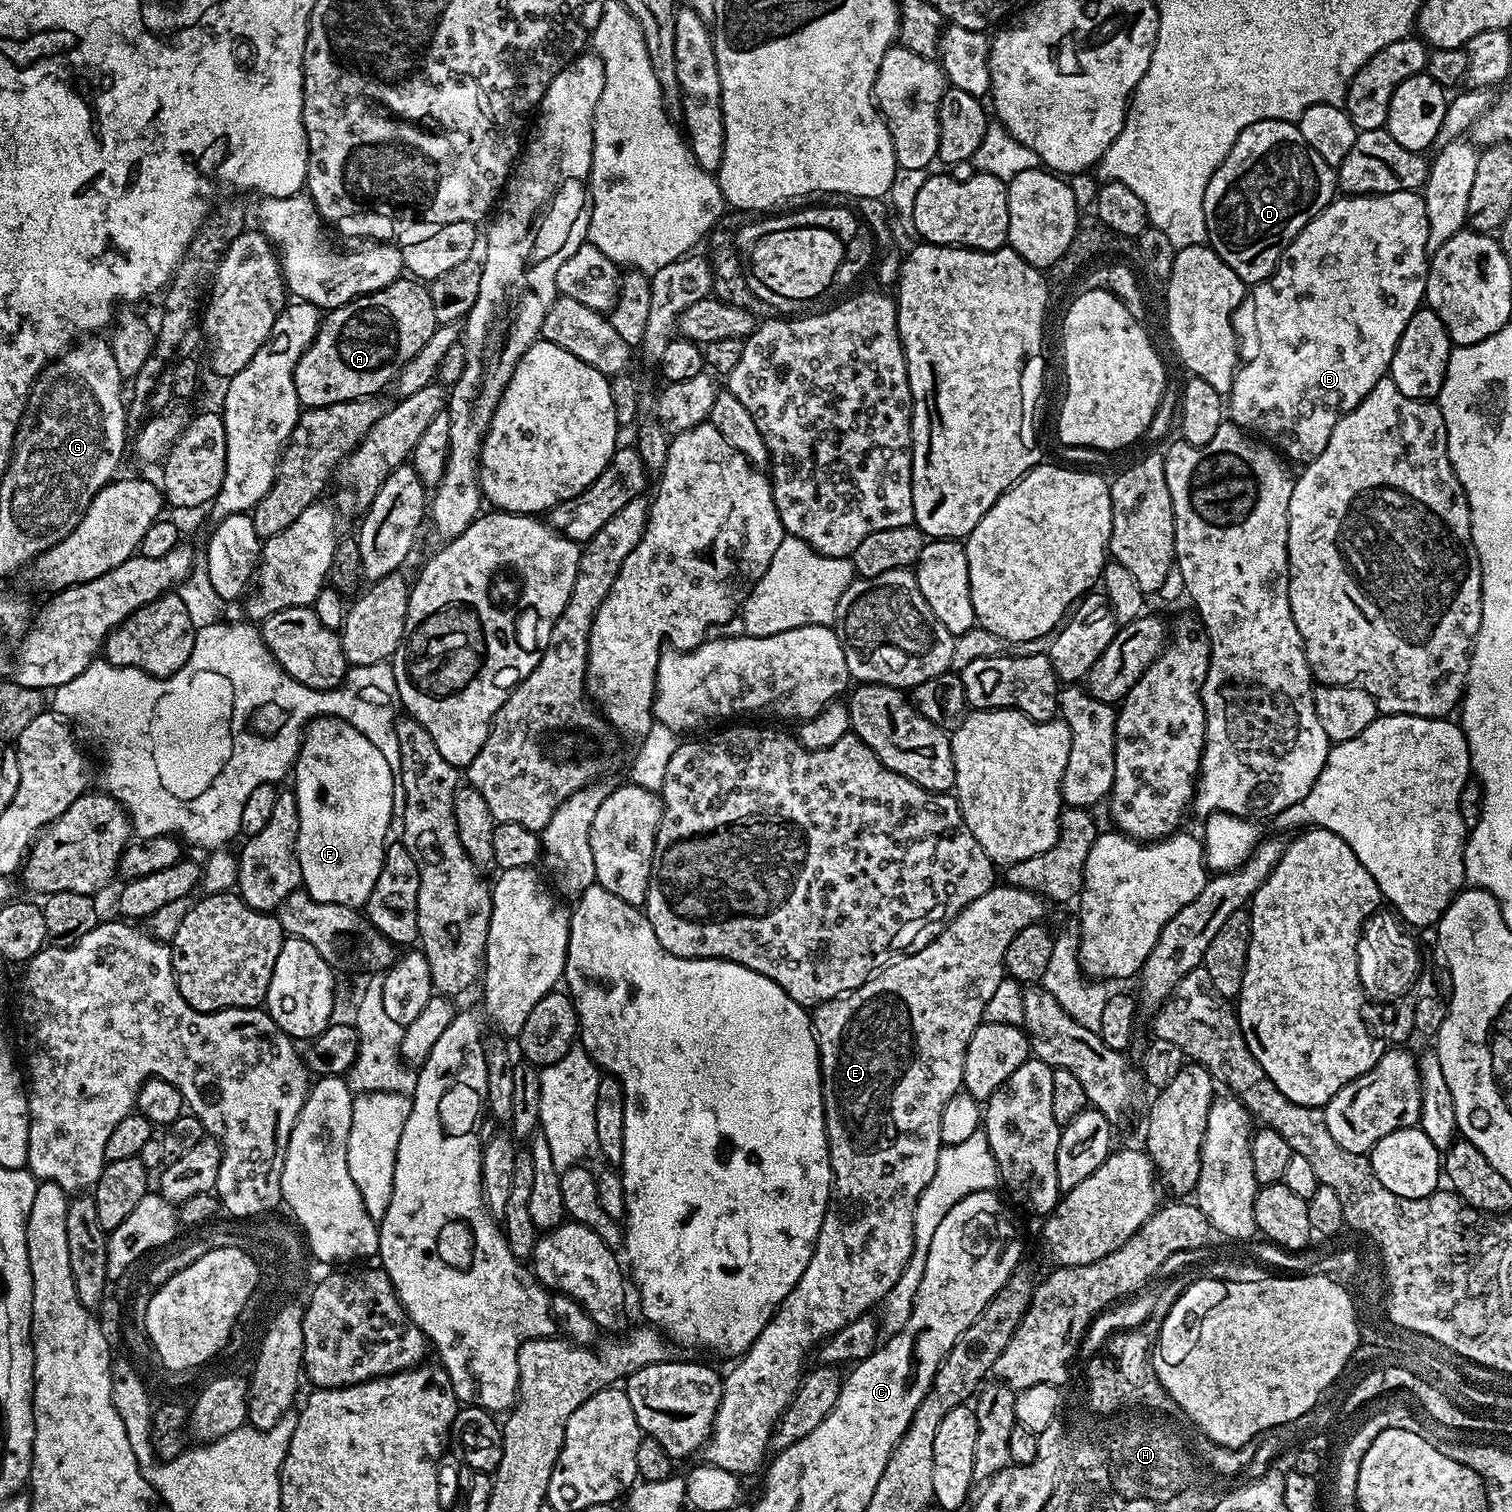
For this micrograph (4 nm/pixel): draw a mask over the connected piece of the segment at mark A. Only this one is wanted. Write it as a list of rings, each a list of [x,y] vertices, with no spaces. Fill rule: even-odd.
[[[401,278],[395,280],[390,286],[386,286],[382,290],[372,292],[369,296],[360,296],[357,300],[351,300],[349,304],[343,304],[340,308],[333,308],[320,321],[320,329],[318,334],[310,342],[310,346],[302,354],[302,358],[298,358],[296,369],[294,370],[294,386],[298,390],[298,398],[301,405],[305,409],[321,408],[322,406],[330,406],[334,402],[346,402],[347,400],[361,400],[364,396],[374,396],[383,393],[383,388],[393,383],[400,369],[404,367],[406,362],[410,362],[410,358],[414,358],[414,354],[418,354],[422,350],[422,346],[426,346],[426,342],[430,342],[430,338],[434,334],[434,330],[438,327],[434,318],[434,305],[430,303],[430,294],[427,287],[421,281],[415,278]]]

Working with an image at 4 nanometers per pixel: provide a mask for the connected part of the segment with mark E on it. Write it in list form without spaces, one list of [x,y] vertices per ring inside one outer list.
[[[993,886],[982,898],[974,898],[963,910],[953,916],[939,929],[938,935],[929,944],[923,944],[903,956],[896,957],[892,963],[880,969],[876,975],[870,977],[862,986],[855,988],[853,992],[846,992],[835,1000],[827,1000],[824,1004],[815,1005],[812,1017],[812,1031],[816,1033],[816,1045],[820,1050],[820,1077],[824,1079],[824,1125],[826,1126],[826,1138],[828,1139],[828,1157],[832,1167],[832,1195],[828,1201],[828,1209],[822,1218],[820,1233],[816,1239],[816,1245],[812,1251],[810,1262],[798,1278],[794,1290],[787,1298],[780,1303],[772,1320],[758,1334],[748,1351],[735,1361],[736,1364],[729,1370],[728,1376],[723,1377],[724,1389],[720,1405],[716,1411],[716,1417],[712,1423],[712,1434],[708,1437],[708,1443],[702,1449],[702,1456],[707,1463],[714,1467],[737,1474],[752,1472],[760,1463],[763,1465],[764,1451],[769,1451],[772,1433],[780,1422],[780,1416],[786,1410],[786,1406],[794,1398],[794,1394],[800,1389],[800,1382],[806,1375],[804,1363],[808,1355],[813,1355],[814,1350],[833,1336],[842,1326],[850,1326],[854,1318],[871,1313],[872,1307],[879,1305],[888,1291],[895,1286],[898,1278],[902,1278],[902,1270],[910,1262],[910,1254],[914,1250],[914,1210],[922,1190],[930,1186],[930,1178],[934,1178],[934,1170],[938,1166],[938,1154],[941,1150],[940,1131],[942,1130],[942,1109],[946,1102],[954,1098],[954,1094],[961,1091],[964,1083],[964,1063],[966,1062],[966,1046],[974,1034],[974,1030],[982,1023],[984,1011],[988,1003],[1000,989],[1000,985],[1006,979],[1004,966],[1004,955],[1006,946],[1014,942],[1014,938],[1026,926],[1034,922],[1043,921],[1045,901],[1037,893],[1027,892],[1025,888],[1013,888],[1011,886]]]

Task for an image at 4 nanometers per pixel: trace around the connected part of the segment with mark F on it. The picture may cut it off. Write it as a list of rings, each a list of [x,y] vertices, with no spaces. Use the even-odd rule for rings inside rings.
[[[320,716],[304,730],[304,740],[300,744],[300,752],[296,755],[294,765],[295,776],[296,785],[294,785],[294,791],[298,802],[298,822],[300,823],[300,833],[296,839],[296,857],[300,863],[300,878],[303,890],[308,892],[310,898],[322,903],[342,903],[353,906],[367,905],[370,890],[374,890],[374,882],[384,865],[384,849],[390,840],[388,827],[392,824],[392,803],[395,800],[397,803],[398,800],[398,780],[390,770],[390,762],[386,762],[386,758],[382,758],[382,750],[378,750],[378,746],[374,746],[374,742],[370,742],[370,738],[363,736],[357,728],[348,724],[345,720]]]

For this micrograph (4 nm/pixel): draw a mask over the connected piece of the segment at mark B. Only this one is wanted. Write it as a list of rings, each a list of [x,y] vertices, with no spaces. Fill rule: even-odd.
[[[1419,191],[1395,192],[1385,196],[1345,195],[1333,199],[1310,222],[1306,222],[1306,226],[1293,238],[1290,246],[1286,246],[1280,265],[1272,271],[1271,276],[1251,289],[1250,304],[1252,300],[1252,316],[1256,319],[1256,353],[1249,358],[1248,364],[1246,360],[1237,367],[1232,388],[1226,393],[1226,412],[1231,423],[1249,434],[1255,434],[1261,441],[1271,442],[1289,461],[1297,460],[1297,465],[1303,466],[1318,458],[1318,454],[1326,450],[1326,442],[1330,442],[1330,434],[1341,415],[1354,410],[1358,402],[1362,402],[1362,398],[1366,398],[1366,394],[1374,390],[1378,381],[1389,375],[1398,338],[1402,338],[1402,330],[1406,330],[1406,322],[1410,322],[1416,309],[1425,303],[1429,263],[1428,219],[1424,198]]]

